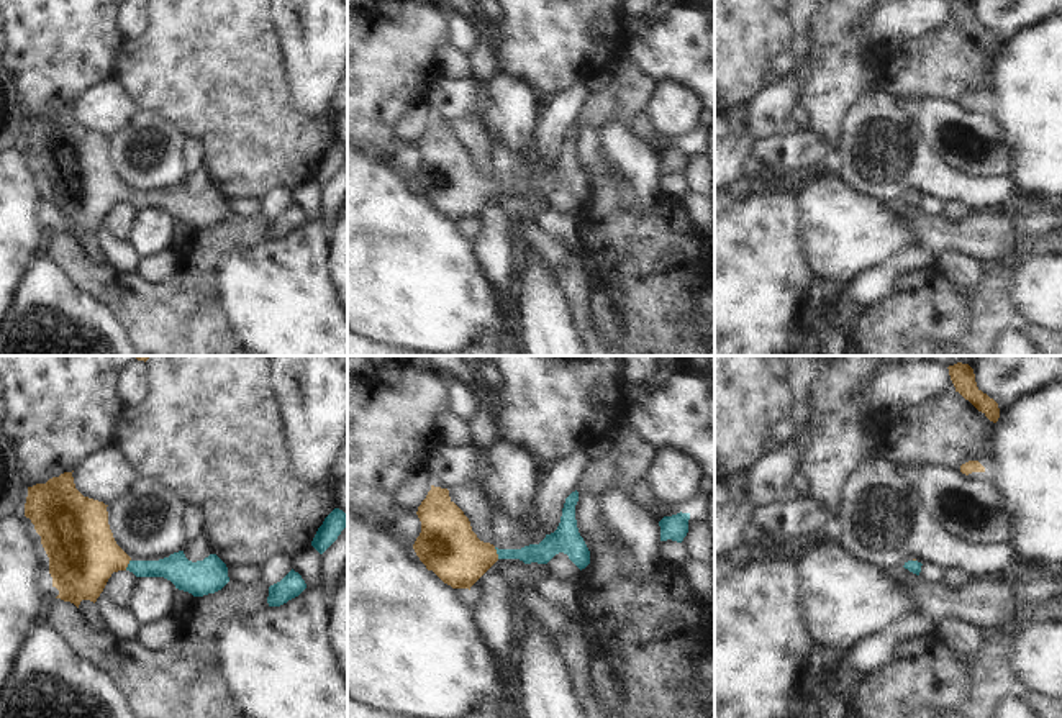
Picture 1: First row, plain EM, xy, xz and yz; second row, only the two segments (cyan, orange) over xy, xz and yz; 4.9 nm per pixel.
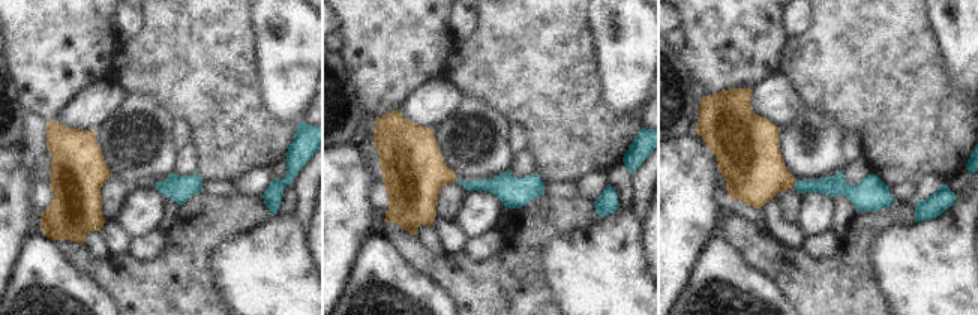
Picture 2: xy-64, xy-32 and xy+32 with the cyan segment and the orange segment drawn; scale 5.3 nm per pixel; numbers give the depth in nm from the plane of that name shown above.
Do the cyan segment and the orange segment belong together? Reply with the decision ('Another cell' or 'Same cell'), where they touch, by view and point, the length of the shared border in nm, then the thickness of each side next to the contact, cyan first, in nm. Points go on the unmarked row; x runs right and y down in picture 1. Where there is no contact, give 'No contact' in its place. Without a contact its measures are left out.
Same cell. Touches cyan at xz (497, 186). Shared border 60 nm. Thickness 100 nm (cyan) against 280 nm.

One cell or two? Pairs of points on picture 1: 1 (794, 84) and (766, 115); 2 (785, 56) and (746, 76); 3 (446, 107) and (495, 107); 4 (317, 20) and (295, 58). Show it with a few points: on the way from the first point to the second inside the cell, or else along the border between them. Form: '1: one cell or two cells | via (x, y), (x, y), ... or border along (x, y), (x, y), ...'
1: one cell | via (785, 92), (772, 107)
2: two cells | border along (789, 46), (774, 59), (776, 77)
3: one cell | via (458, 105), (484, 105)
4: one cell | via (315, 30), (315, 38), (305, 48)

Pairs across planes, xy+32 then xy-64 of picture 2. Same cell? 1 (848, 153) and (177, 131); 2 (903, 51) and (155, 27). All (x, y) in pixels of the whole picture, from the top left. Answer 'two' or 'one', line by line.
1: one
2: one

